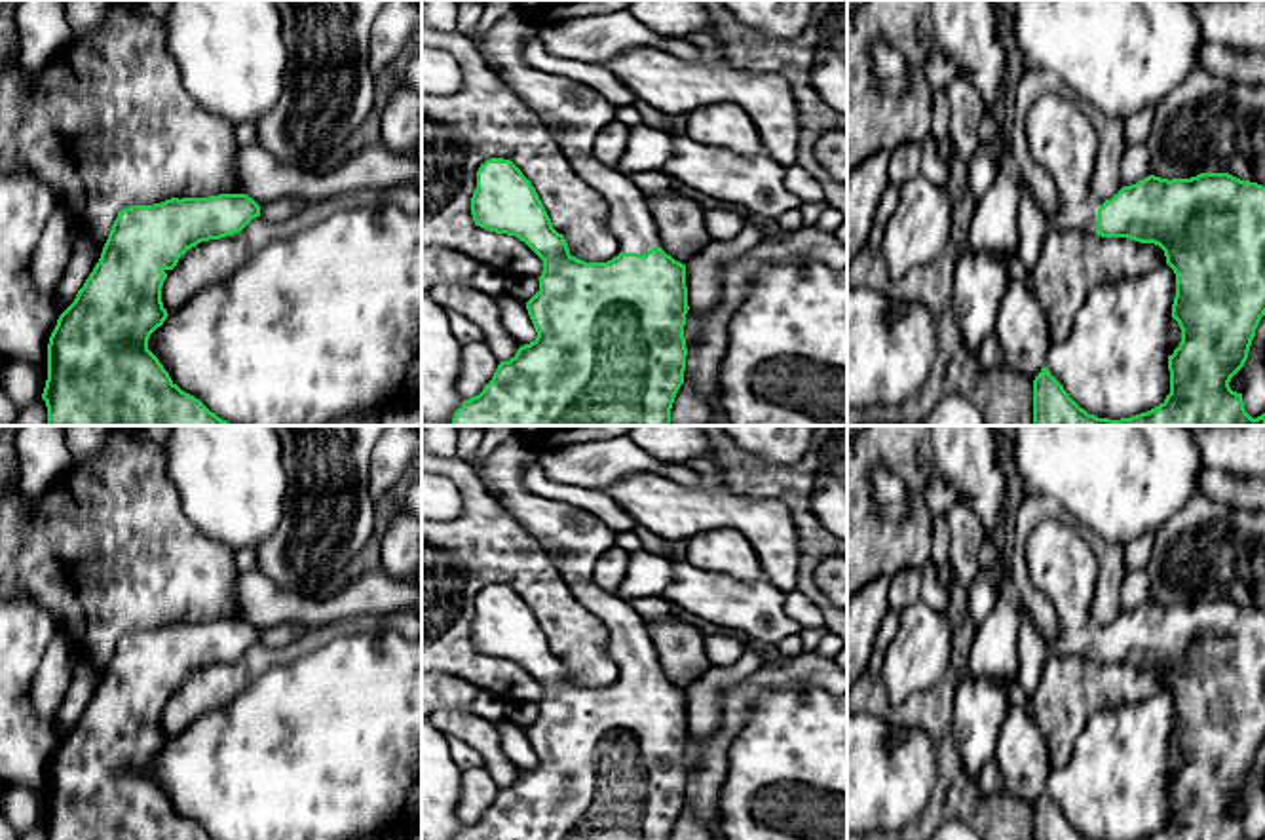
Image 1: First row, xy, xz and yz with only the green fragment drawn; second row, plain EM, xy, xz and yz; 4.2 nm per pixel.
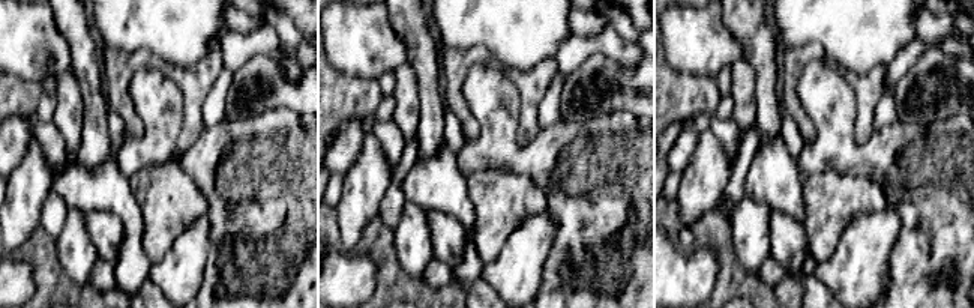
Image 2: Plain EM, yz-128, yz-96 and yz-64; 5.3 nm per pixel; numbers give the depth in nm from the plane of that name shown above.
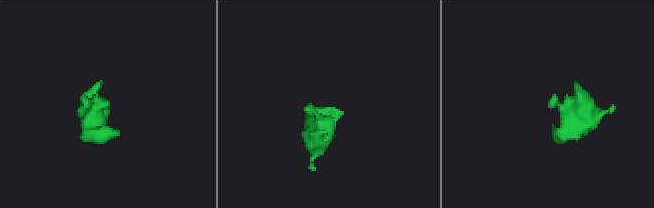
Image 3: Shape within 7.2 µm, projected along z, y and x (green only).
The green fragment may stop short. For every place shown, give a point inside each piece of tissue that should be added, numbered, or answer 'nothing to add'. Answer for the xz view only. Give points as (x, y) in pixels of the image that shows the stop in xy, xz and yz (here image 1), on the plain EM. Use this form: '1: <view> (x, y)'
1: xz (574, 538)

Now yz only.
1: yz (1060, 563)

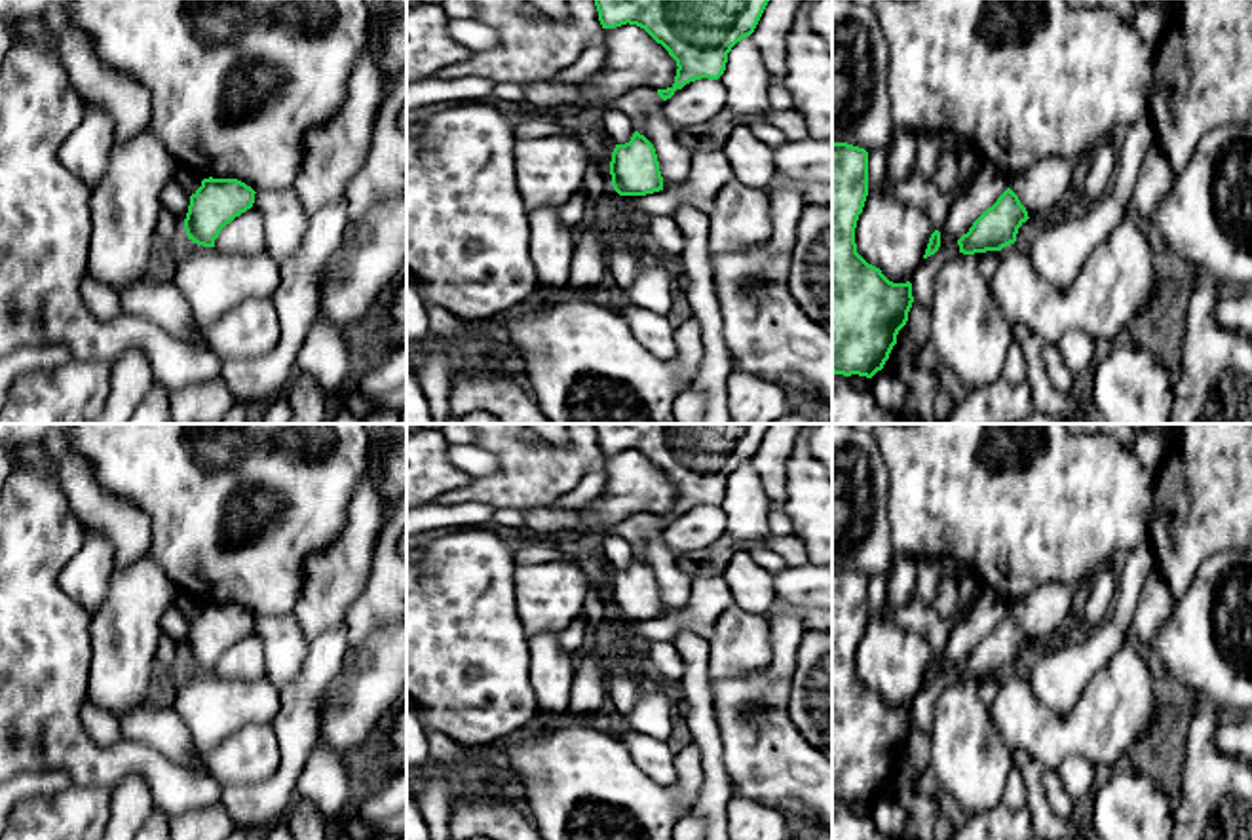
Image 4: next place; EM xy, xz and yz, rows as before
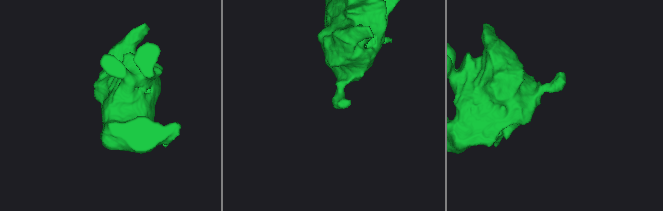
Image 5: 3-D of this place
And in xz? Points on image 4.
nothing to add

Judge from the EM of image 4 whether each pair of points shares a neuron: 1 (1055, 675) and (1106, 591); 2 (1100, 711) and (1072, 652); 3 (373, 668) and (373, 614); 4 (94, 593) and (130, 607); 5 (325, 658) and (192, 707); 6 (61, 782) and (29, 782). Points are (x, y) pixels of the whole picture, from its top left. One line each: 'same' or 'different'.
1: different
2: different
3: different
4: different
5: different
6: same

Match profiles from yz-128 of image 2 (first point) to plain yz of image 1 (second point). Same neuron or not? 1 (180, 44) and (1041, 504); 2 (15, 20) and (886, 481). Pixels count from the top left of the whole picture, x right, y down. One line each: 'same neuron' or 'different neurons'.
1: different neurons
2: same neuron

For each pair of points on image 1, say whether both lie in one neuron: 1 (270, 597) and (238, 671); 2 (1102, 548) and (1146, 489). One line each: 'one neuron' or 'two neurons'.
1: two neurons
2: two neurons

